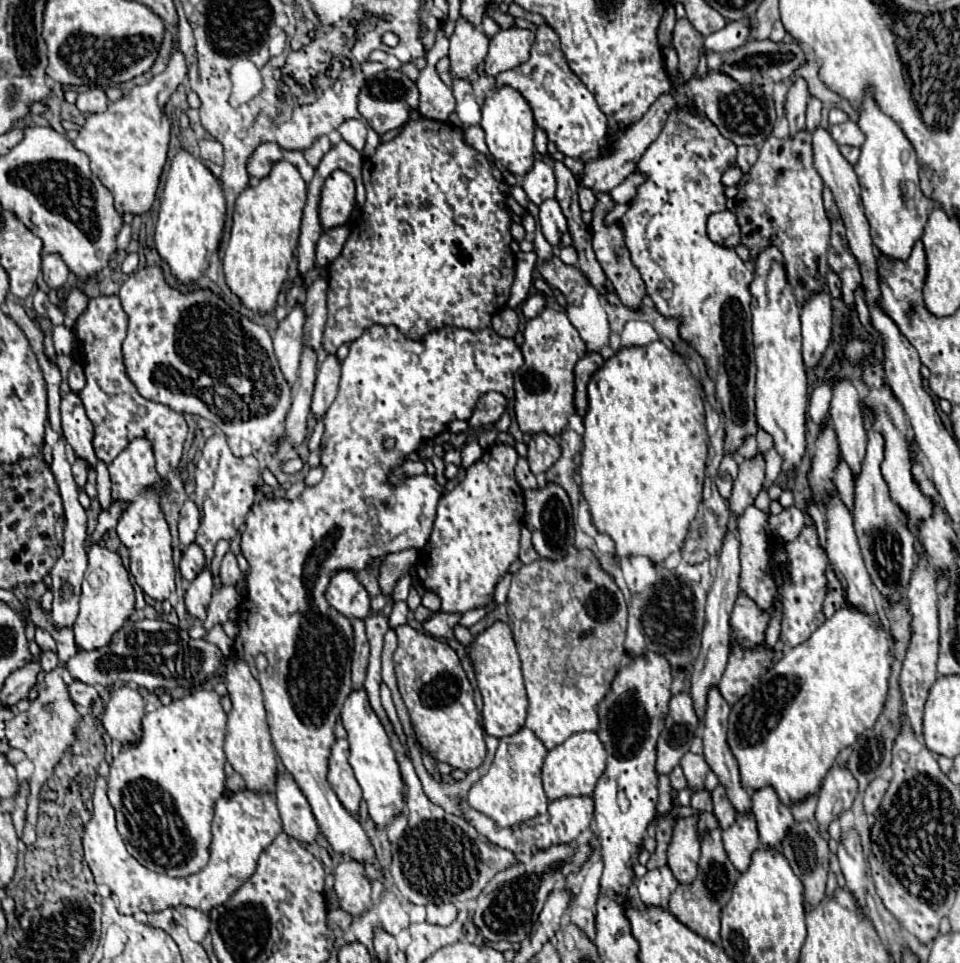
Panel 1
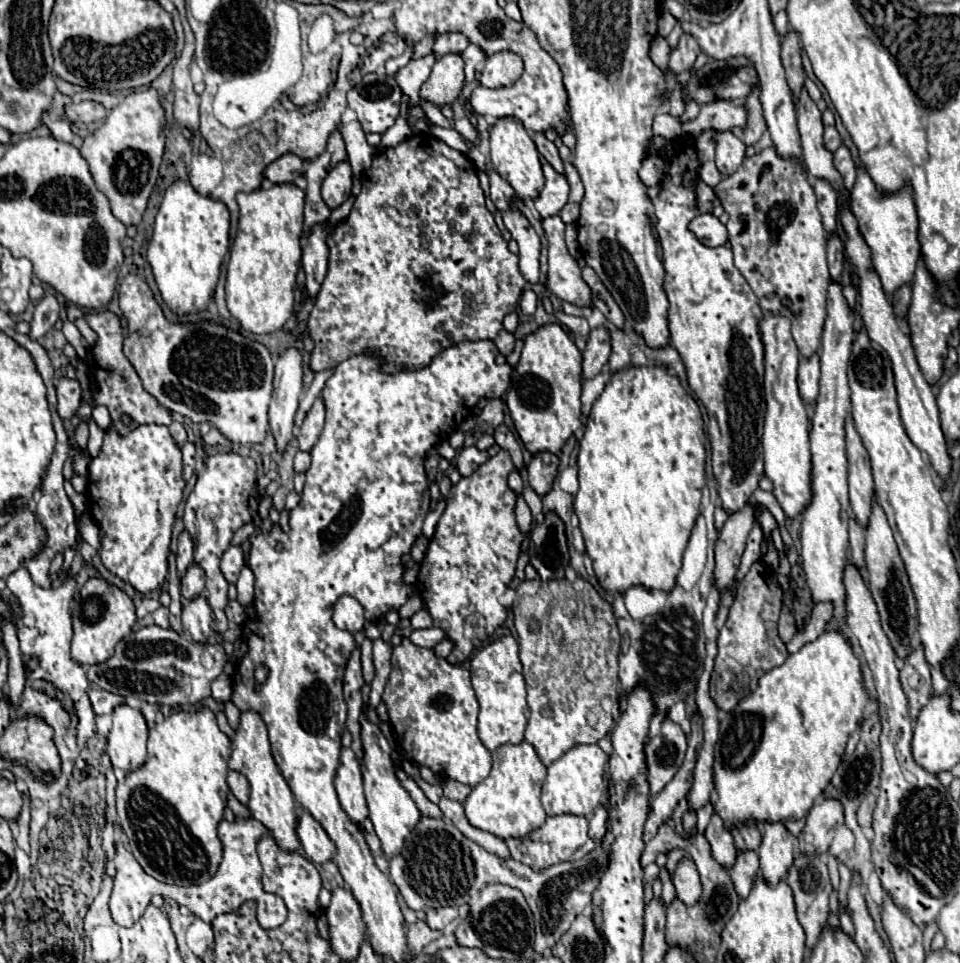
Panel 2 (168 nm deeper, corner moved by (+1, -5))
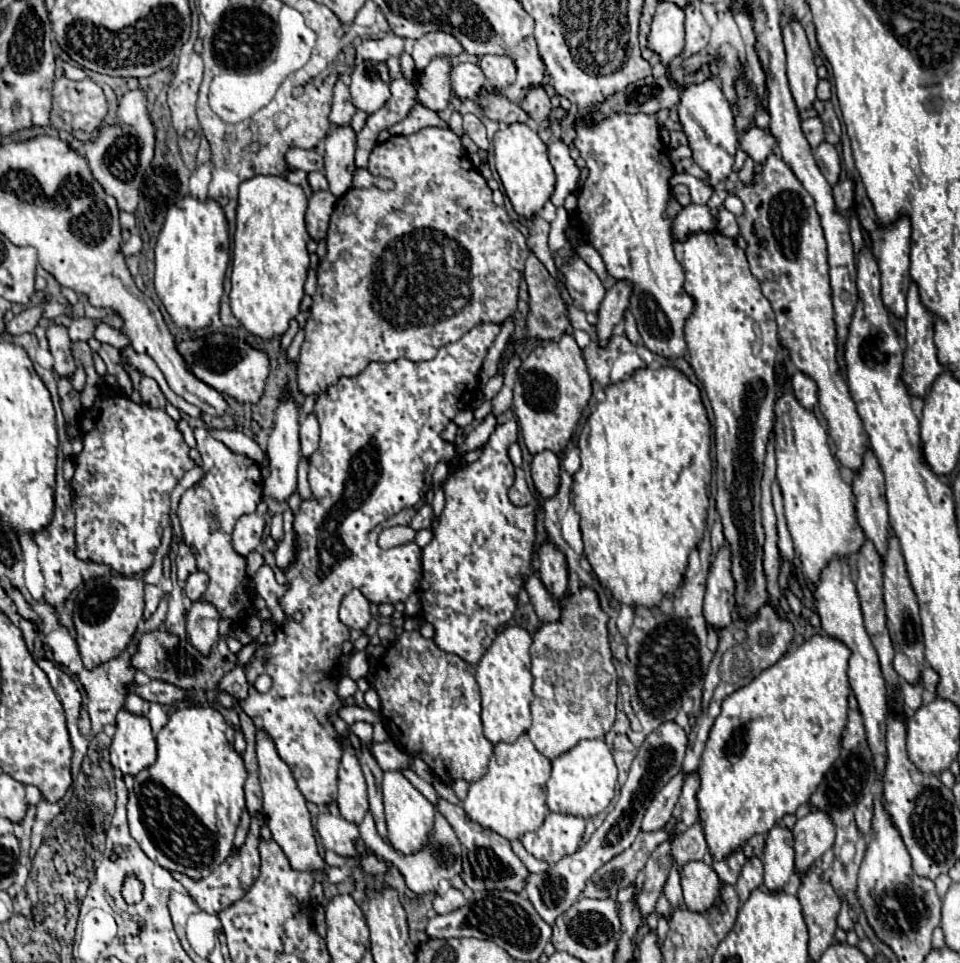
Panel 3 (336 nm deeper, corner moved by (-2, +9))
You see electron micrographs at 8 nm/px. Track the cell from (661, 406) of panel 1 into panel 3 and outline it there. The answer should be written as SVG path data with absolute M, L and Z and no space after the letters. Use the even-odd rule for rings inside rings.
M640 368L630 380L610 384L606 400L586 420L580 434L582 466L574 474L572 502L580 516L584 556L612 598L628 606L656 608L684 580L688 556L706 530L708 488L712 478L710 422L700 390L676 368Z

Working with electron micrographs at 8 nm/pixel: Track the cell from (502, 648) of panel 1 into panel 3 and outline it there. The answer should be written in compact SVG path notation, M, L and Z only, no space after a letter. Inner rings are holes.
M508 626L494 638L492 646L486 650L476 668L476 680L482 696L484 736L492 744L514 742L530 728L530 702L534 700L530 674L530 646L532 636L524 628Z

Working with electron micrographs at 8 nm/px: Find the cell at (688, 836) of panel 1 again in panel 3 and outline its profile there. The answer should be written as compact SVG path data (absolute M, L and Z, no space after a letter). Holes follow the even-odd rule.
M688 862L680 876L688 910L704 912L720 896L722 884L712 866L704 862Z

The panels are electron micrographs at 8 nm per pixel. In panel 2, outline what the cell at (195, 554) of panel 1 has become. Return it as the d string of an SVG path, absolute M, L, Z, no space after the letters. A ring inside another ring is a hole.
M193 562L187 568L187 572L183 574L183 578L181 578L181 594L191 600L197 594L201 594L203 588L205 588L205 572L203 572L203 568L199 564Z

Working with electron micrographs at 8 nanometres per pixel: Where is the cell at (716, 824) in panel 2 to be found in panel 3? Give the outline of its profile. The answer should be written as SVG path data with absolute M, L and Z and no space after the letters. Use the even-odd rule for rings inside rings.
M738 850L738 852L730 854L728 858L724 858L720 862L714 862L712 868L718 874L718 878L720 878L722 884L732 884L734 886L736 880L738 880L738 876L740 876L740 870L742 870L744 862L746 862L746 856L742 854L742 850Z

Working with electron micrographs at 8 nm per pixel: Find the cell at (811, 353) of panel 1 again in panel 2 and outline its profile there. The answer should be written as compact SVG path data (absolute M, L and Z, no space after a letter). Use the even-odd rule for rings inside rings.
M819 352L799 358L799 392L805 402L815 404L819 392Z

